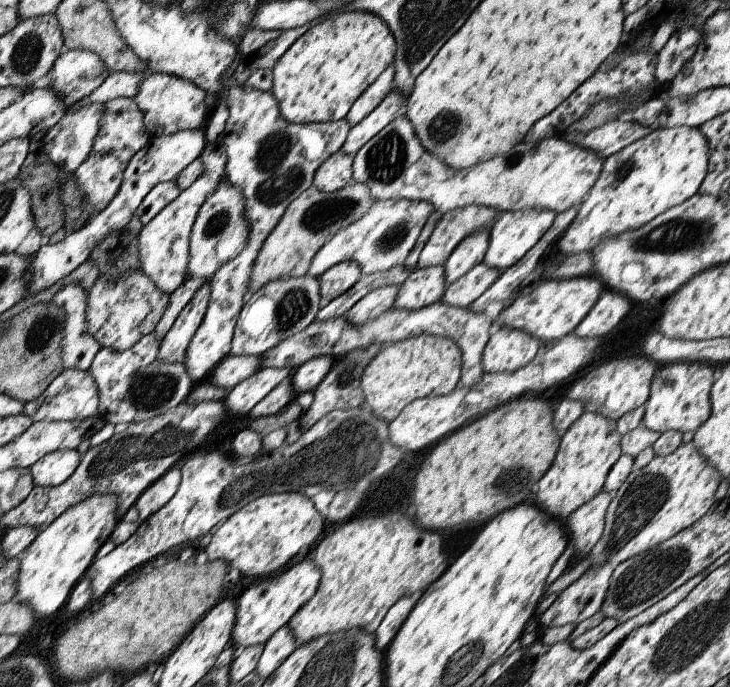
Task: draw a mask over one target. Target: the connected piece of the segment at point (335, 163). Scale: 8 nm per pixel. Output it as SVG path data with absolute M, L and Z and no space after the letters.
M340 150L331 154L316 169L313 185L325 193L333 193L353 178L353 155Z

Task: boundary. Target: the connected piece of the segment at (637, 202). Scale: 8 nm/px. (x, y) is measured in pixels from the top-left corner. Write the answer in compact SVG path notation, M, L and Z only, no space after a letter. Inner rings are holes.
M680 125L677 127L654 127L645 137L635 140L616 154L603 160L600 174L578 208L576 218L569 224L558 240L556 247L568 256L592 252L606 237L613 237L625 230L636 230L673 206L682 204L699 192L706 178L709 165L709 142L699 127Z

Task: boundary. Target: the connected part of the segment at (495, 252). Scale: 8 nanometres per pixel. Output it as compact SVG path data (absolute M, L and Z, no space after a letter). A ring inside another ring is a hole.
M535 208L501 213L491 228L489 247L483 261L489 267L494 267L502 272L510 268L544 236L544 233L552 226L557 214L548 209Z

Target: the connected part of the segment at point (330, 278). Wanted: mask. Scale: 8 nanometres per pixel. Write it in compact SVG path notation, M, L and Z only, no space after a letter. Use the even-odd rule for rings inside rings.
M342 261L319 276L319 291L326 300L334 300L354 286L361 277L359 264L354 261Z

